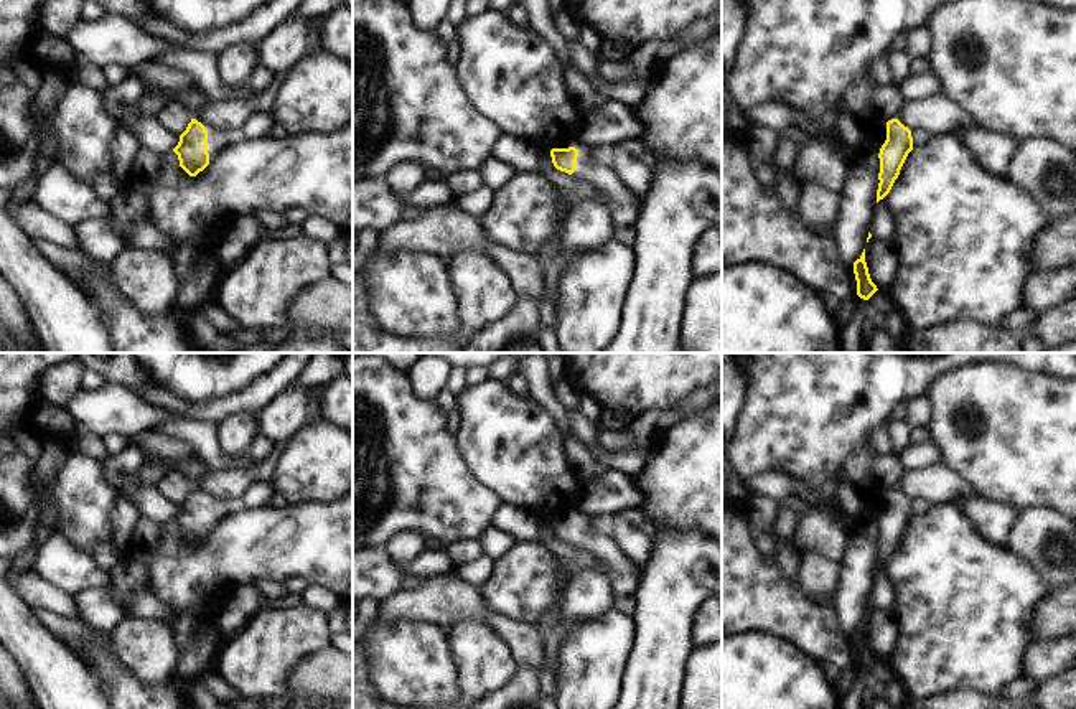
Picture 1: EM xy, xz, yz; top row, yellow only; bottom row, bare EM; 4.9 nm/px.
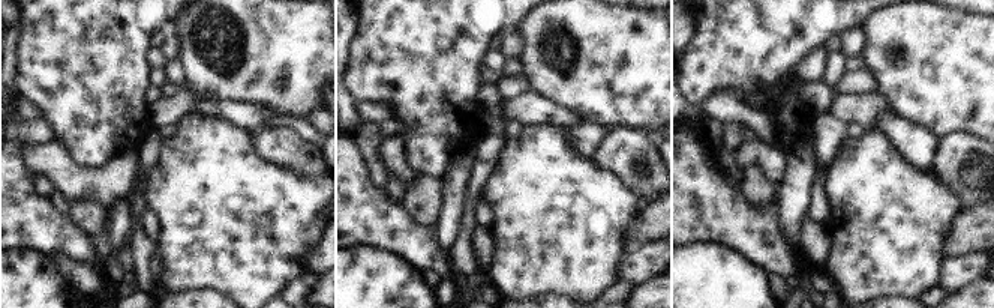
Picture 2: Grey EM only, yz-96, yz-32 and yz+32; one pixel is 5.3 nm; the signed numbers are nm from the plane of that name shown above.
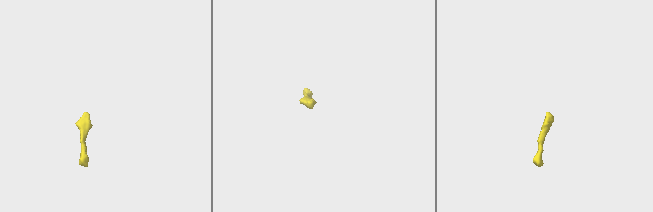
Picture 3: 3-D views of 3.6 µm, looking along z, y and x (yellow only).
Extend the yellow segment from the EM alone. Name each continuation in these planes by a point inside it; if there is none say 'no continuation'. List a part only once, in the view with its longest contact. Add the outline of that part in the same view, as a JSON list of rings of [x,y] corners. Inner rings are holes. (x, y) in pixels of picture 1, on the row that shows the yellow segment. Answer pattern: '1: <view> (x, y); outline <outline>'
1: xy (216, 140); outline [[[208,132],[208,153],[221,152],[241,140],[239,134]]]

